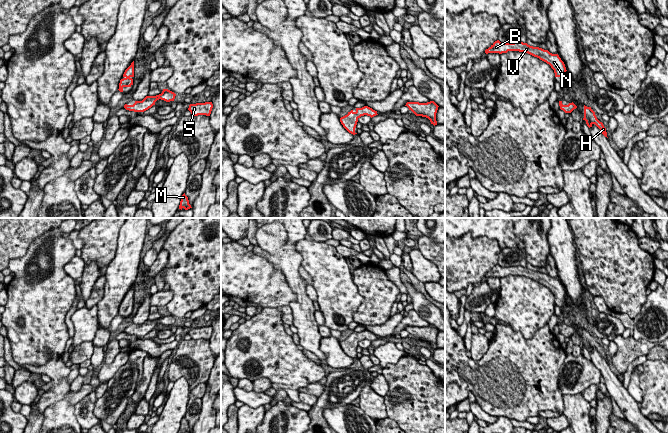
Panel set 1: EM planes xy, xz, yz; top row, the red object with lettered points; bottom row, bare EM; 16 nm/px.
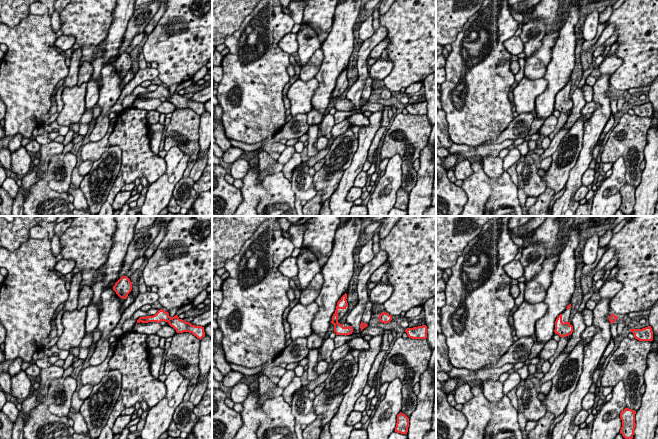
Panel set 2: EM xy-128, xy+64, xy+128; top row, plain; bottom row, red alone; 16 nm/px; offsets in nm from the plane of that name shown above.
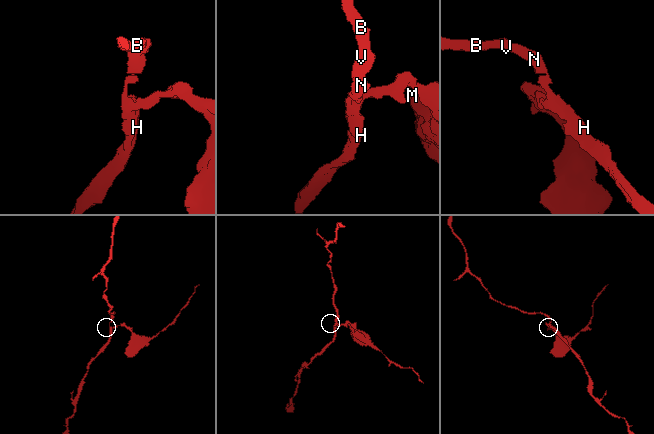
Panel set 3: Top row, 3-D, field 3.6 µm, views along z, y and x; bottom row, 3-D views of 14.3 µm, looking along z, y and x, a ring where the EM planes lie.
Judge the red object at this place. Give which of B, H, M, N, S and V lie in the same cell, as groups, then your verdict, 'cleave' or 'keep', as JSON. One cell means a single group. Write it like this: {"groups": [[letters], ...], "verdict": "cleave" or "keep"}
{"groups": [["B", "H", "M", "N", "S", "V"]], "verdict": "keep"}

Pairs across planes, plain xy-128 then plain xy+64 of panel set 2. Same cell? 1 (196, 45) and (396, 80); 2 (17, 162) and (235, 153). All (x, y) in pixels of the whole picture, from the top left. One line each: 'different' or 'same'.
1: same
2: different

